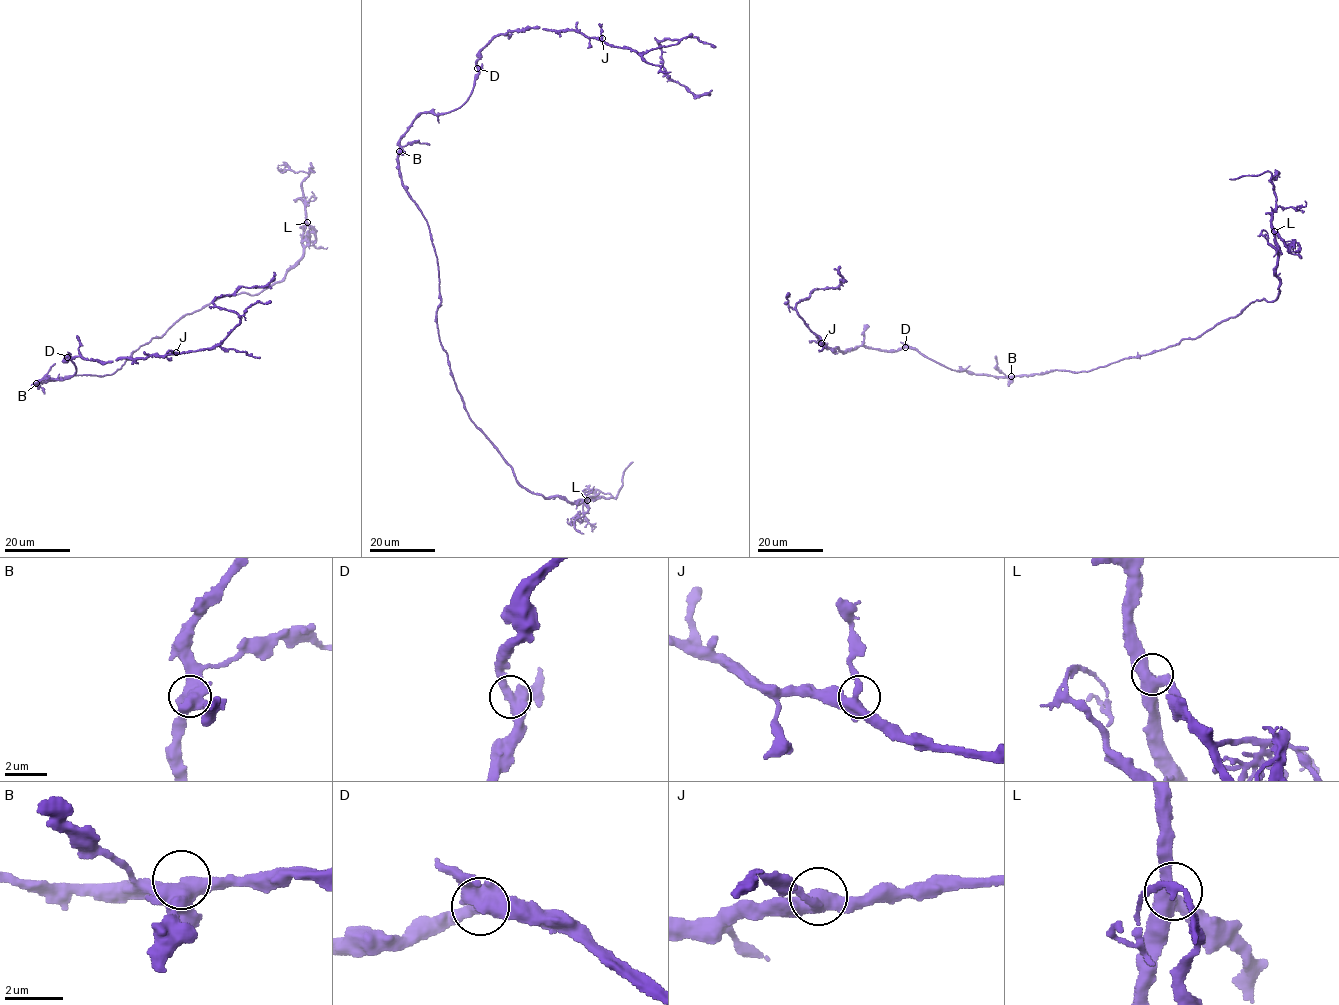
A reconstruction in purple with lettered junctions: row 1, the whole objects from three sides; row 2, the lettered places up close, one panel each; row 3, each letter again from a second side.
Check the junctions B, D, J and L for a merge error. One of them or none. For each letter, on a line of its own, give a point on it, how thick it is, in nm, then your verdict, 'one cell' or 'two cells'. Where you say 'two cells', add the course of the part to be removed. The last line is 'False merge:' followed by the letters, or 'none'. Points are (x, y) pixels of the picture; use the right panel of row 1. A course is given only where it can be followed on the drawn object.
B: (1011, 376) | 480 nm | one cell
D: (905, 347) | 500 nm | one cell
J: (821, 343) | 480 nm | one cell
L: (1274, 231) | 480 nm | one cell
False merge: none

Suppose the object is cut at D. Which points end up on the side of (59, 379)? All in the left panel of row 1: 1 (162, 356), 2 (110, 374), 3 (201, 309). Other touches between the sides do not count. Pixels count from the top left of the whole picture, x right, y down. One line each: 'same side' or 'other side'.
1: other side
2: same side
3: same side

